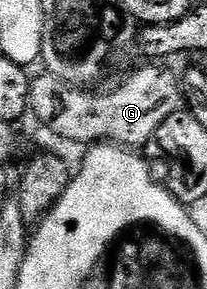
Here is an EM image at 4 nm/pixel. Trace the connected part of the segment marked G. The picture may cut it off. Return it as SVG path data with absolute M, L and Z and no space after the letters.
M145 65L138 71L133 71L118 87L110 91L97 91L101 89L82 89L74 87L56 79L48 73L34 78L29 84L29 105L31 115L34 115L45 127L50 127L61 139L70 139L73 143L85 143L84 145L96 145L98 143L111 143L120 145L126 149L142 149L153 143L153 134L171 117L171 113L182 110L181 85L178 76L172 75L165 65Z

